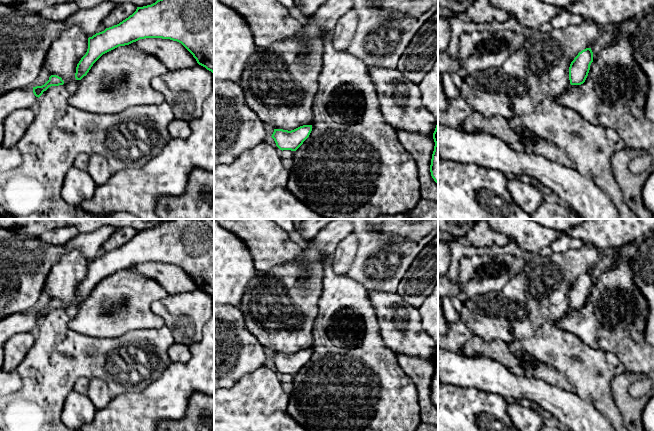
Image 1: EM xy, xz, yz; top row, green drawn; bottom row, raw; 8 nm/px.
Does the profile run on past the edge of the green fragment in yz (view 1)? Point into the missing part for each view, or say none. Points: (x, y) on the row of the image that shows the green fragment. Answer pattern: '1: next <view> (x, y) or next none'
1: next none

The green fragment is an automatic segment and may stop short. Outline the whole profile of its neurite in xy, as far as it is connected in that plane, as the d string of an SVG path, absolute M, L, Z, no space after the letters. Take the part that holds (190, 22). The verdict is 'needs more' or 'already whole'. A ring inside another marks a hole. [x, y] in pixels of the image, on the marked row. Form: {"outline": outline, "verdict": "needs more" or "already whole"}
{"outline": "M157 0L155 3L137 7L136 11L117 25L106 28L88 38L88 49L76 67L75 78L81 80L93 64L105 53L129 45L140 39L162 38L181 43L196 59L197 63L214 74L214 0Z", "verdict": "already whole"}

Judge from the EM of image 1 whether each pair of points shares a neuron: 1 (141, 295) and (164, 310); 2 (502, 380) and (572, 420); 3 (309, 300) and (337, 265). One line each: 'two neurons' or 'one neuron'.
1: two neurons
2: one neuron
3: two neurons

